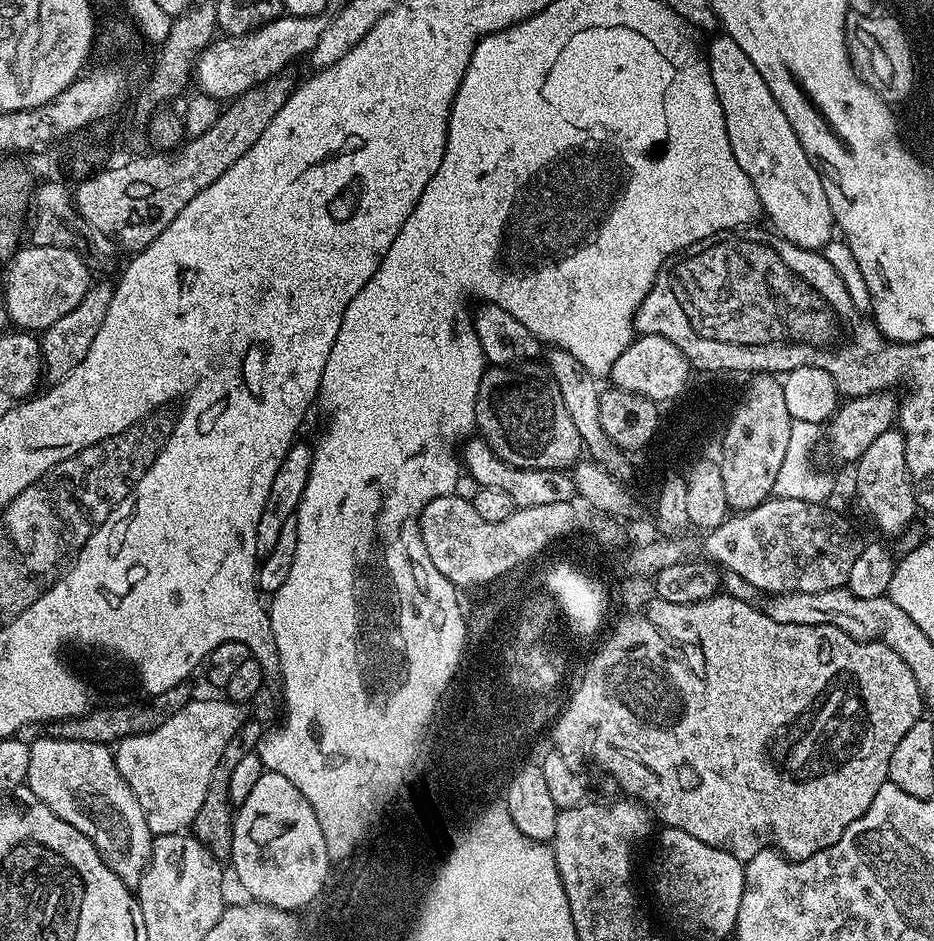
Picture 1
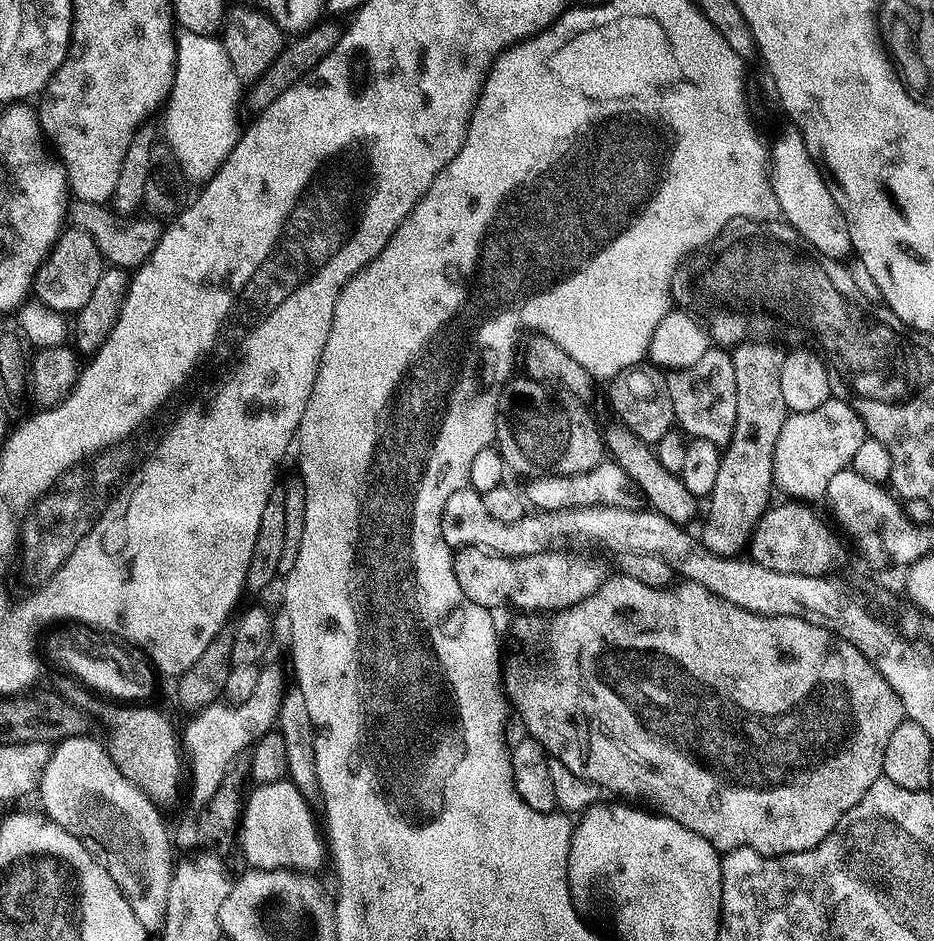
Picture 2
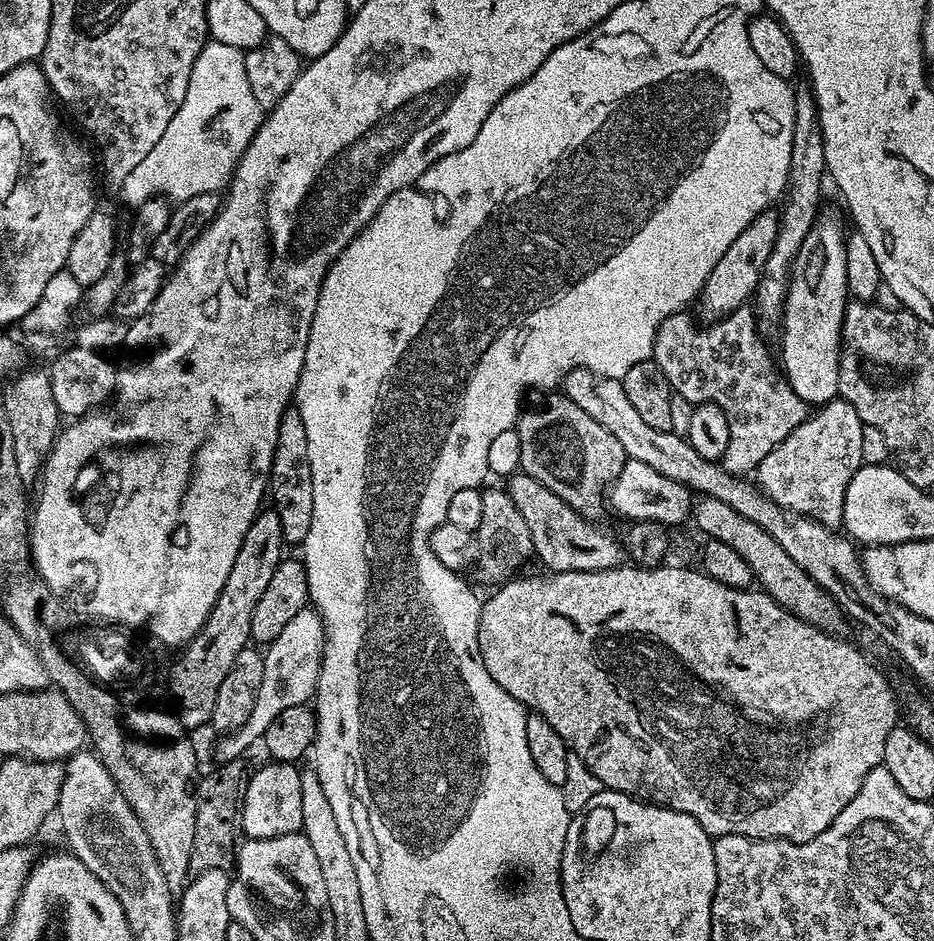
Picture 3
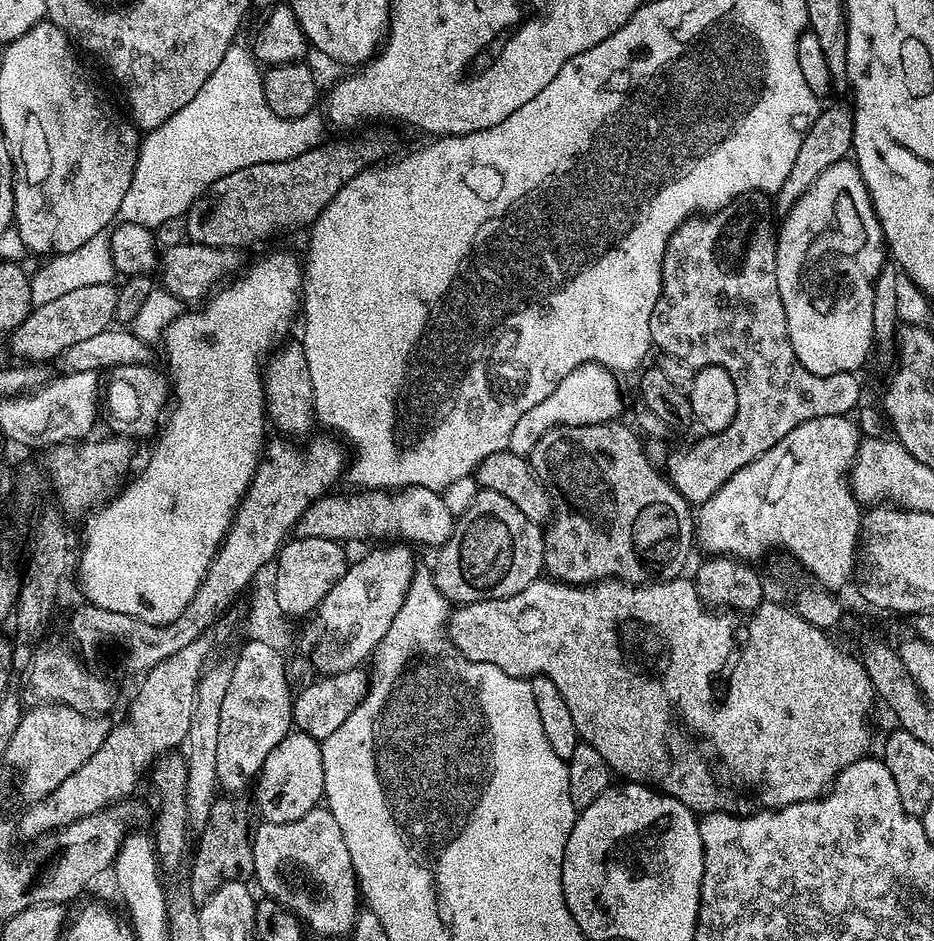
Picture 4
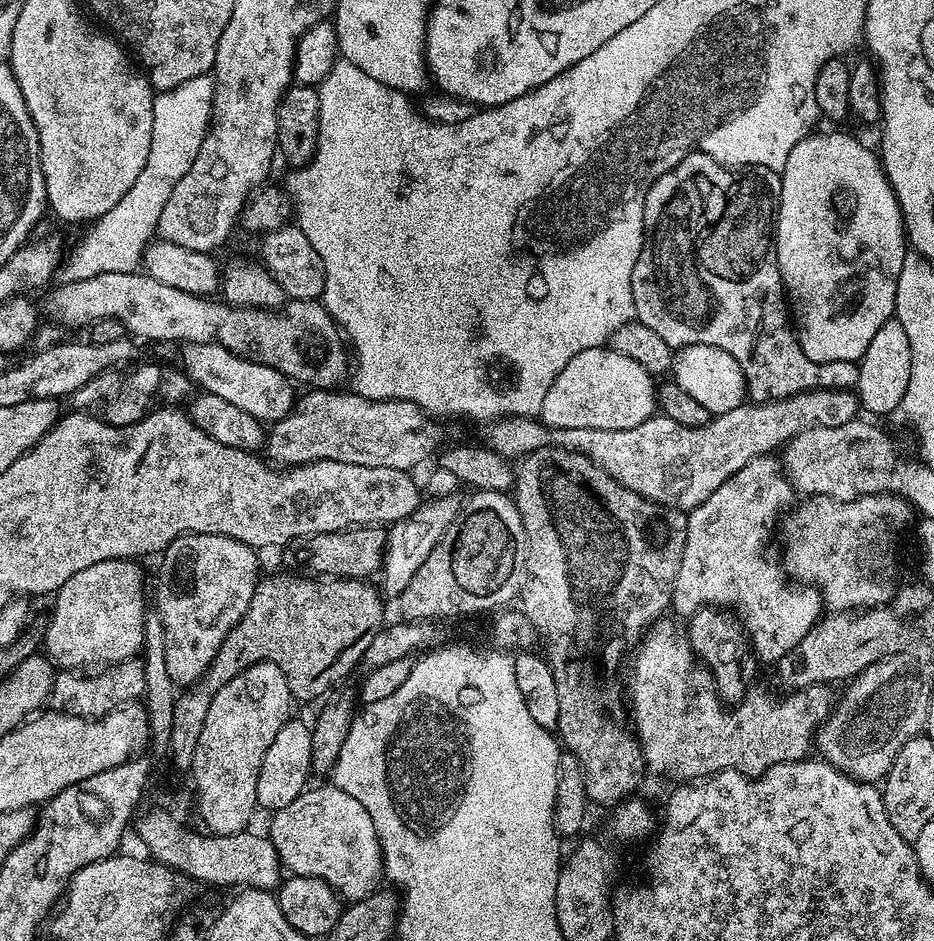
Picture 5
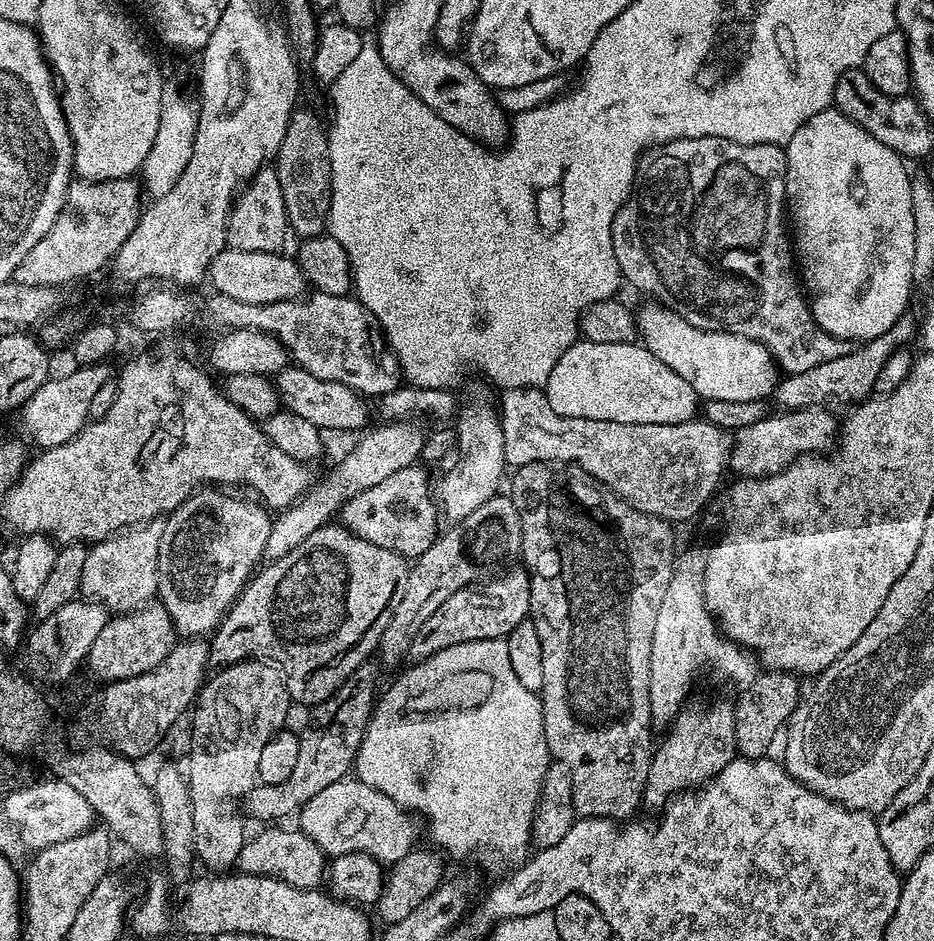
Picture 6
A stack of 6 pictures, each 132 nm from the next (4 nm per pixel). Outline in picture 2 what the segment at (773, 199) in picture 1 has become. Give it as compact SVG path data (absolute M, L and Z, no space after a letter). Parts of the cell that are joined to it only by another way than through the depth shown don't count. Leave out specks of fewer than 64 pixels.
M785 128L780 141L776 145L773 143L770 148L770 175L779 215L784 215L789 226L810 247L817 248L825 261L844 262L847 256L853 255L850 226L846 226L846 218L842 210L838 210L838 202L834 202L830 194L828 182L819 163L806 150L802 134L797 128Z

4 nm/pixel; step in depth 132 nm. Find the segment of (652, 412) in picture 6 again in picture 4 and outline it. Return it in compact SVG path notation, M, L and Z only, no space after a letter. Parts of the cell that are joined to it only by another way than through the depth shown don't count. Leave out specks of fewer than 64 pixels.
M586 363L576 367L558 384L549 398L544 398L518 418L513 433L510 434L507 449L526 458L531 455L546 430L558 425L600 425L602 422L619 419L622 416L622 394L617 380L619 379L615 373L600 364Z

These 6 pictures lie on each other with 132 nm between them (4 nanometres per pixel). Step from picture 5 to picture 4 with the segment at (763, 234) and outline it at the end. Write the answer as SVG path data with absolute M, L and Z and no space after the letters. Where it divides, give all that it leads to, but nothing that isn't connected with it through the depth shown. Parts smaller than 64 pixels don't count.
M748 202L733 203L729 207L720 209L719 212L705 215L703 218L689 218L672 235L664 251L662 266L660 267L660 297L654 306L654 314L650 314L650 338L657 349L661 348L661 353L664 356L673 356L675 360L686 362L686 366L690 366L694 370L706 366L722 366L722 370L726 370L726 374L730 374L730 378L734 378L734 390L738 394L738 410L734 414L734 422L730 422L730 426L726 426L726 430L704 438L708 440L698 441L692 450L674 453L668 460L668 472L666 468L668 483L676 488L678 494L692 506L706 503L726 481L734 478L734 474L738 474L738 470L742 470L742 466L750 466L750 462L754 462L754 458L766 454L766 450L770 450L770 446L778 446L778 442L782 442L782 438L786 438L786 434L790 434L790 430L794 430L794 426L802 426L802 422L810 422L810 418L848 416L855 413L862 404L862 401L860 401L859 380L861 377L859 375L843 372L837 376L815 376L810 374L810 370L806 370L806 366L802 366L802 362L798 362L798 358L794 354L794 346L790 346L790 334L786 326L786 310L782 310L782 298L778 294L778 270L776 269L777 229L774 224L768 221L768 208L766 205L744 203Z

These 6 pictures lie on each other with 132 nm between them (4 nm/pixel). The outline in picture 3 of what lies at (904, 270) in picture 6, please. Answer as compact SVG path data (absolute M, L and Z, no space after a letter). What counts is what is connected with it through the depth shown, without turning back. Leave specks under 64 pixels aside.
M821 219L813 226L802 246L798 246L798 254L794 258L788 273L788 293L784 299L784 368L782 375L790 387L809 406L823 406L830 400L837 399L840 394L838 370L844 330L844 312L850 303L848 278L846 276L846 236L832 220Z

